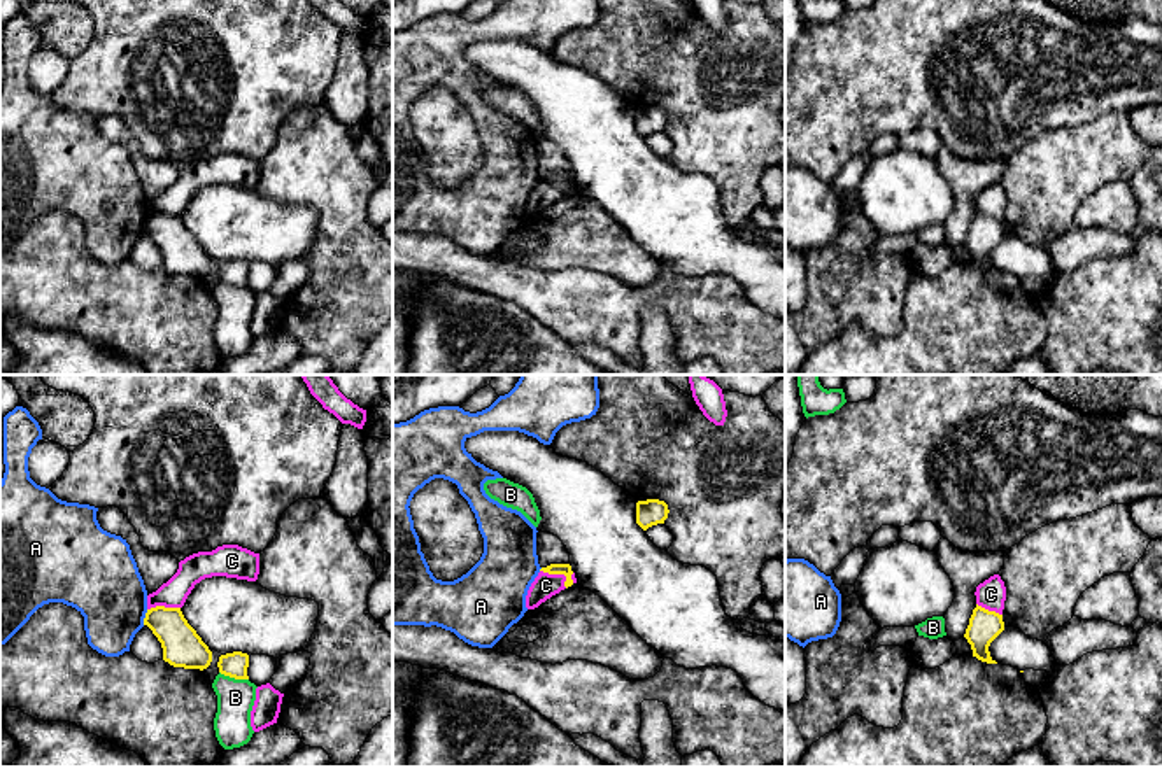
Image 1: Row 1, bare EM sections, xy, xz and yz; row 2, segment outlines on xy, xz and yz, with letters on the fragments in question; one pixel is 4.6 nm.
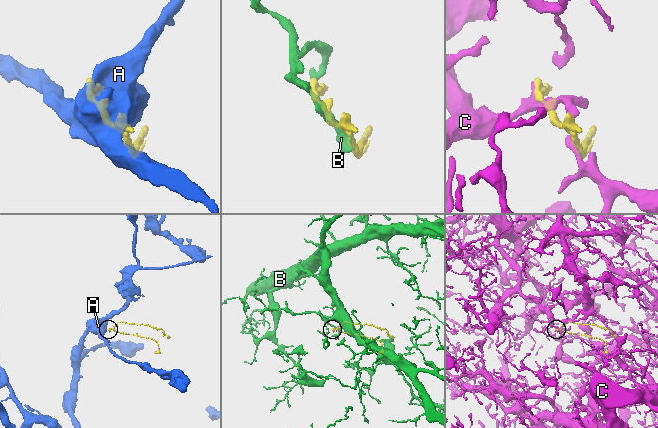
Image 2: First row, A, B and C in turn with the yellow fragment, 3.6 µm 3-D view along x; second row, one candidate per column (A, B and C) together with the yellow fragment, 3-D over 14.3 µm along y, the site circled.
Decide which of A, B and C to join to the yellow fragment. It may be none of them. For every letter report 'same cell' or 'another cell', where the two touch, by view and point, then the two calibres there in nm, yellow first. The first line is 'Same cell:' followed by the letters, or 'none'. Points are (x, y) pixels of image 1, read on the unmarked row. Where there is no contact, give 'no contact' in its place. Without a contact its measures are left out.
Same cell: none
A: another cell; contact xy (146, 225); calibres 180 and 340 nm
B: another cell; contact xy (233, 284); calibres 120 and 180 nm
C: another cell; contact xz (558, 181); calibres 50 and 120 nm

